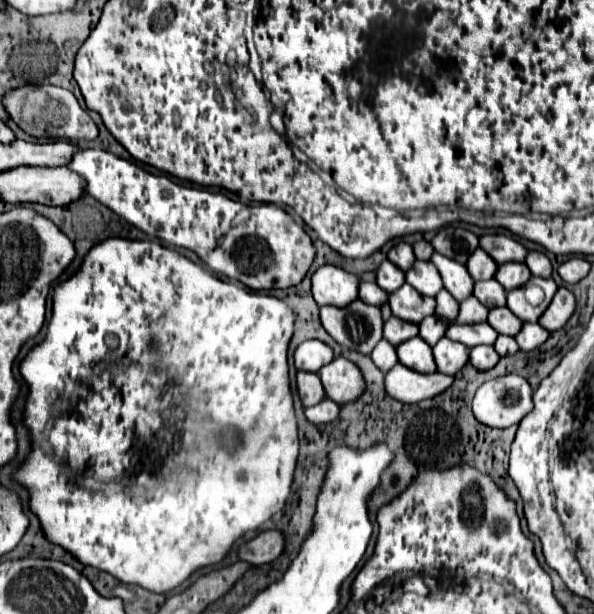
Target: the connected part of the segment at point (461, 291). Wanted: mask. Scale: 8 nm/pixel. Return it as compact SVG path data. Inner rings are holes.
M435 253L431 257L431 263L439 269L441 277L443 277L443 285L445 289L457 299L463 301L473 293L473 279L467 273L467 267L461 263L455 263L455 259L447 259L445 255Z

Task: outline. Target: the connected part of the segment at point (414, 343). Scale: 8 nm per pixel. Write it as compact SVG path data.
M413 337L405 343L401 343L397 347L397 355L399 355L399 363L403 363L405 367L409 367L417 373L435 373L437 371L431 347L421 337Z

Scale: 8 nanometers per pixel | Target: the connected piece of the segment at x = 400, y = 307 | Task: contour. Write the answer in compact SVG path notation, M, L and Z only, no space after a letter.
M409 283L389 295L389 305L395 317L409 323L419 323L423 321L423 317L435 313L435 299L421 295Z

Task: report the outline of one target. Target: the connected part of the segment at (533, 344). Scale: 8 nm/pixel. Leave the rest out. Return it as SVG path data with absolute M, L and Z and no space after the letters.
M523 323L523 329L515 337L515 341L519 343L521 351L533 351L533 349L541 347L549 339L549 335L551 333L547 329L543 329L539 323Z

